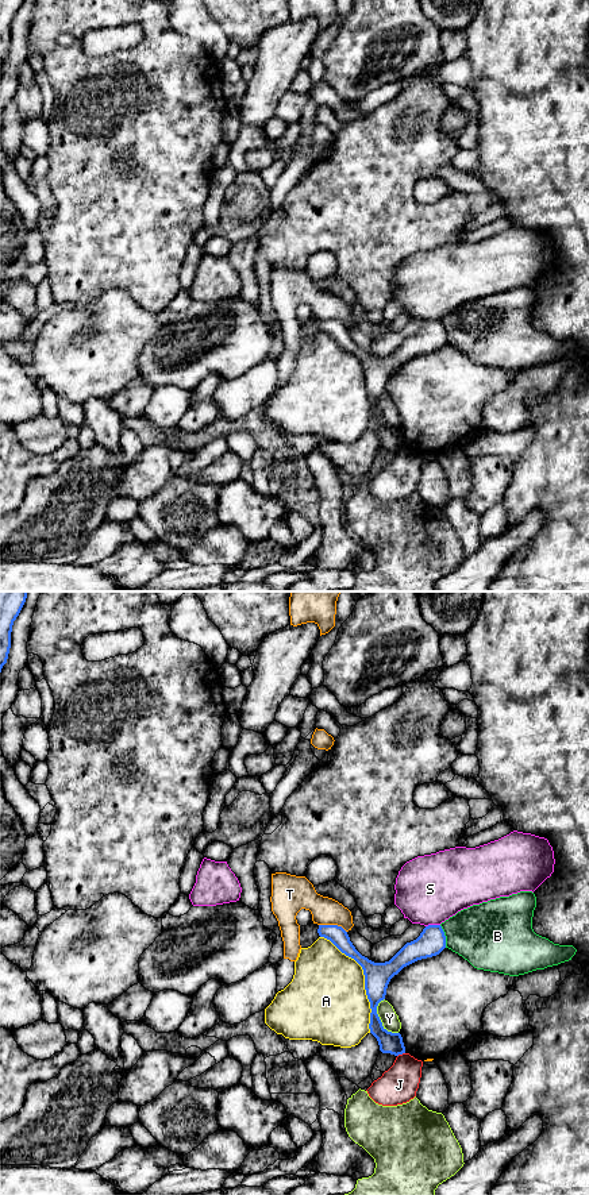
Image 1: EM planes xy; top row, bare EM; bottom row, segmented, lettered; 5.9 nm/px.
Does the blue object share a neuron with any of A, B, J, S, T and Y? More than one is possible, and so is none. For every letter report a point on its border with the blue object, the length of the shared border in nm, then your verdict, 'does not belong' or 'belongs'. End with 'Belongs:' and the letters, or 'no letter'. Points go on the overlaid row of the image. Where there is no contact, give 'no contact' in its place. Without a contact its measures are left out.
A: xy (365, 979) | 650 nm | does not belong
B: xy (445, 936) | 140 nm | does not belong
J: xy (400, 1053) | 50 nm | does not belong
S: xy (432, 925) | 90 nm | does not belong
T: xy (333, 925) | 180 nm | does not belong
Y: xy (380, 1020) | 240 nm | does not belong
Belongs: no letter

